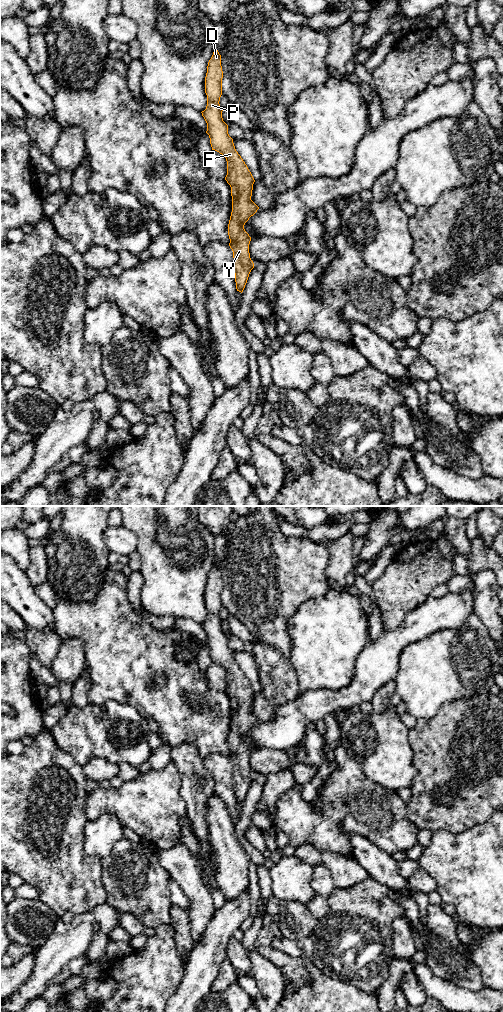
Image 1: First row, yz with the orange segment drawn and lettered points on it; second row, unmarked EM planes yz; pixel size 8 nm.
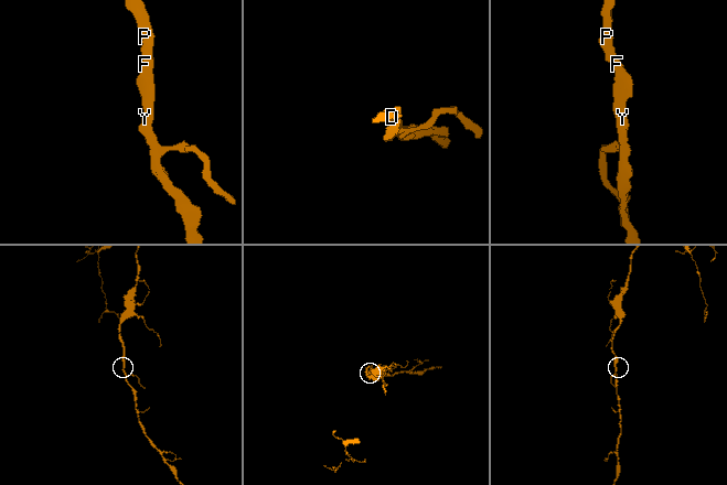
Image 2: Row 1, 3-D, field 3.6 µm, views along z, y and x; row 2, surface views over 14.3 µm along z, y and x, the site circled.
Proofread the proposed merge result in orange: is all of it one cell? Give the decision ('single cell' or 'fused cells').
single cell

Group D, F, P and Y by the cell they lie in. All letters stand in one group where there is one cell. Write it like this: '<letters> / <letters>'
D F P Y

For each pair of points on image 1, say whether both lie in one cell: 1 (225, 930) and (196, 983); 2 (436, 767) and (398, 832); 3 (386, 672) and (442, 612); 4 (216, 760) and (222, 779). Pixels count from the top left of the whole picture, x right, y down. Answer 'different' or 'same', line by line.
1: same
2: different
3: same
4: same

